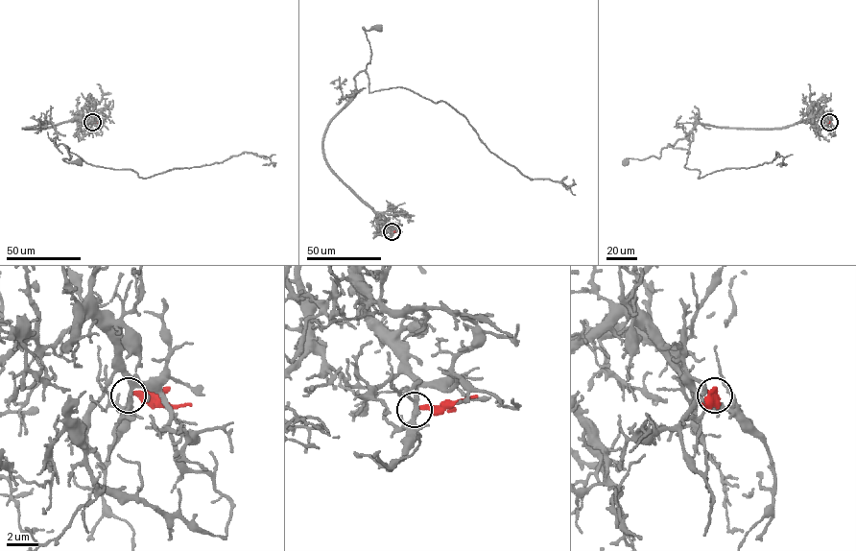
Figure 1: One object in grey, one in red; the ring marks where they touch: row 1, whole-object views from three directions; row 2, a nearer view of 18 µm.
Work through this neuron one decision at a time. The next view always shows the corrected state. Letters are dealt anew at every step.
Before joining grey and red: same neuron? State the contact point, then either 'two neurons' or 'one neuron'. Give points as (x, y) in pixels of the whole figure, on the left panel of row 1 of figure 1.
place (92, 122); two neurons

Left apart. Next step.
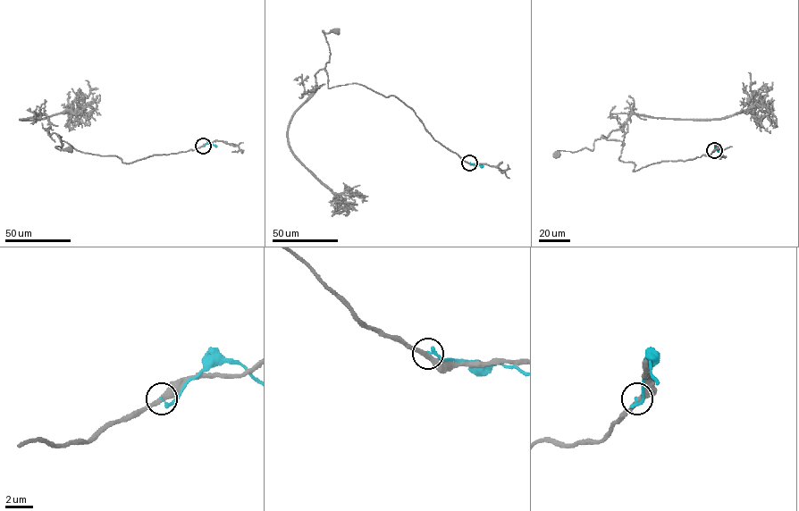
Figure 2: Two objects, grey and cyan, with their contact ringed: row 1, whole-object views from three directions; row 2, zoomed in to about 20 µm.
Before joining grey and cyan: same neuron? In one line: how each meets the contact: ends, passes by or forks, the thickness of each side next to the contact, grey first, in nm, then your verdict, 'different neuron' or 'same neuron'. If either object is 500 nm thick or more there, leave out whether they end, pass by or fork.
grey passes by | cyan ends | 360/220 nm | different neuron

